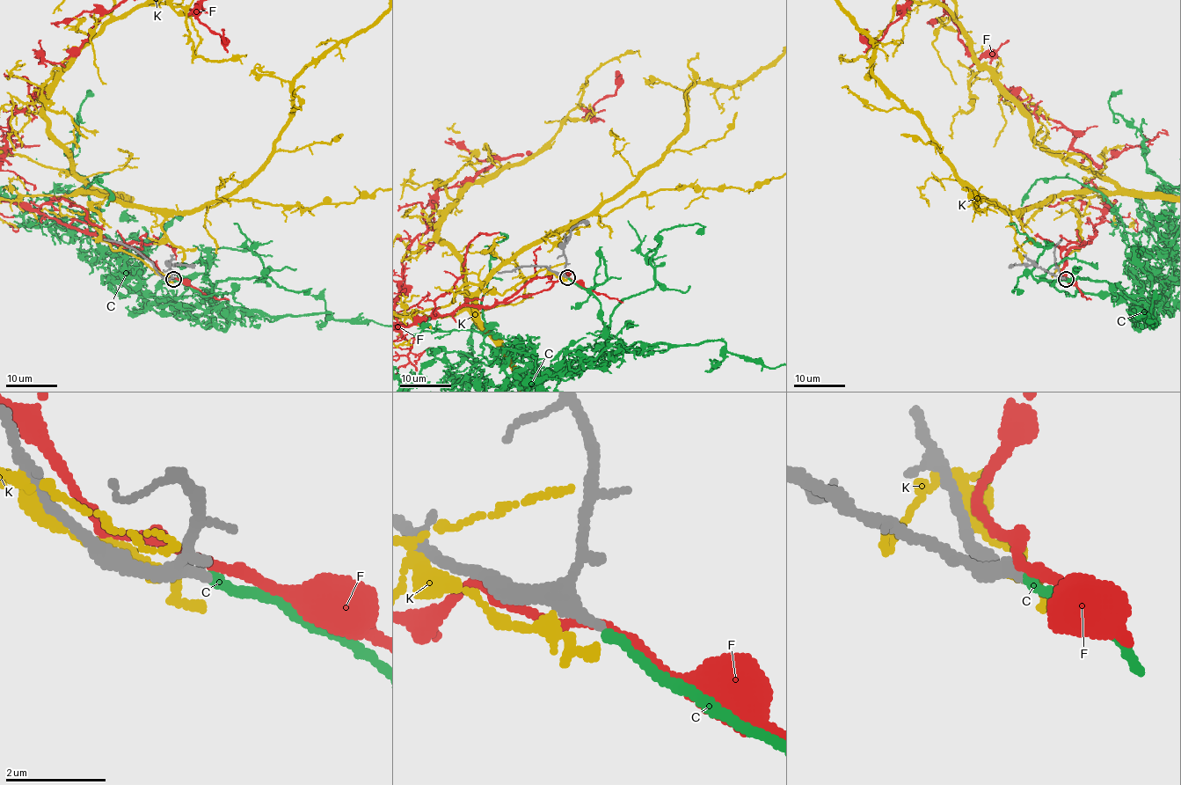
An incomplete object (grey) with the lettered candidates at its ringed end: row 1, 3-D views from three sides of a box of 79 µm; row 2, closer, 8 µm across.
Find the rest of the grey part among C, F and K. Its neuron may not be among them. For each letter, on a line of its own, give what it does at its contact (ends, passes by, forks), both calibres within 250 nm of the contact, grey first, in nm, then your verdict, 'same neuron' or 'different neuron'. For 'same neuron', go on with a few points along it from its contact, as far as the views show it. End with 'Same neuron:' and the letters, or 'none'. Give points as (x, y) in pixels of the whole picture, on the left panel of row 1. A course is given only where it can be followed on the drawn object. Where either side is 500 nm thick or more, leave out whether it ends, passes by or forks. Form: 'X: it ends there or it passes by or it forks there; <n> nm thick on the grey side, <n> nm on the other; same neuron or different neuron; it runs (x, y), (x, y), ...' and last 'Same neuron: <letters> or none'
C: it ends there; 240 nm thick on the grey side, 200 nm on the other; same neuron
F: it passes by; 300 nm thick on the grey side, 190 nm on the other; different neuron
K: it passes by; 360 nm thick on the grey side, 240 nm on the other; different neuron
Same neuron: C

